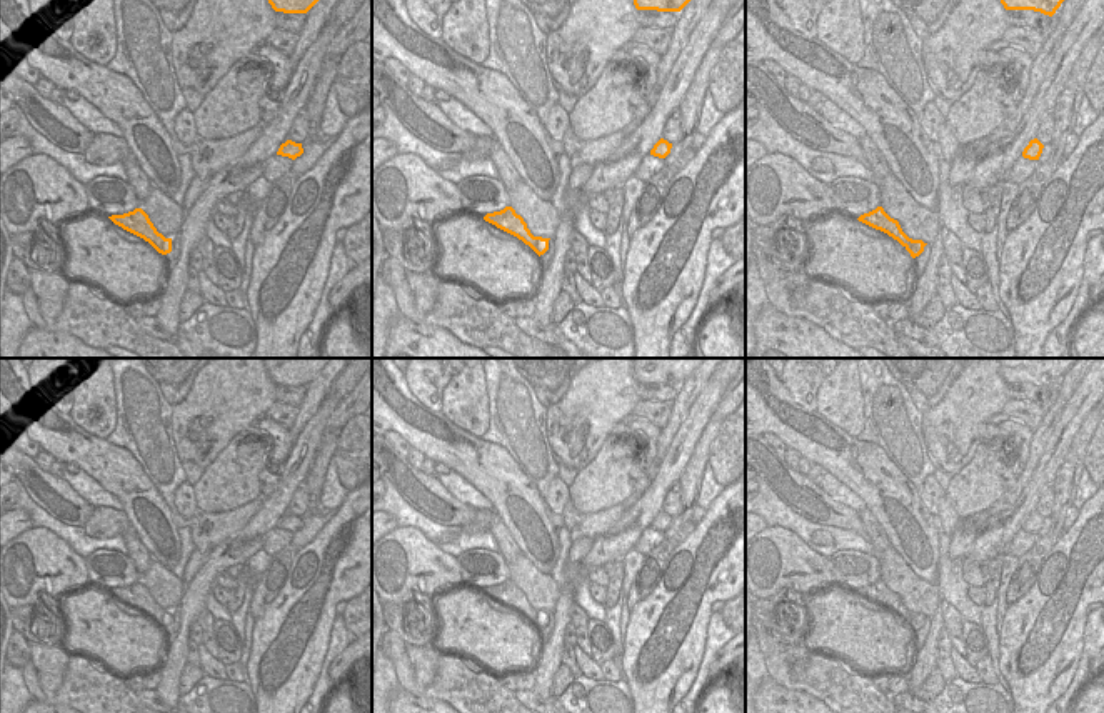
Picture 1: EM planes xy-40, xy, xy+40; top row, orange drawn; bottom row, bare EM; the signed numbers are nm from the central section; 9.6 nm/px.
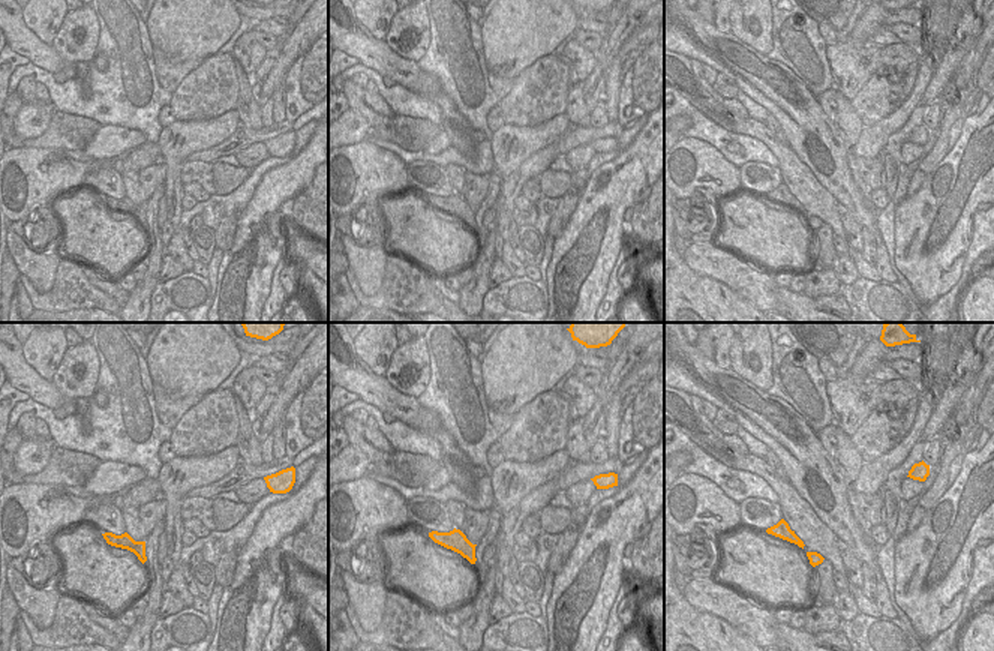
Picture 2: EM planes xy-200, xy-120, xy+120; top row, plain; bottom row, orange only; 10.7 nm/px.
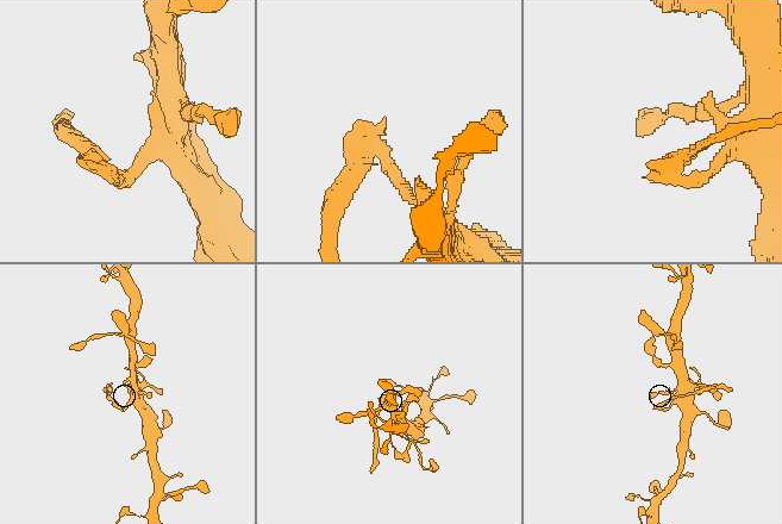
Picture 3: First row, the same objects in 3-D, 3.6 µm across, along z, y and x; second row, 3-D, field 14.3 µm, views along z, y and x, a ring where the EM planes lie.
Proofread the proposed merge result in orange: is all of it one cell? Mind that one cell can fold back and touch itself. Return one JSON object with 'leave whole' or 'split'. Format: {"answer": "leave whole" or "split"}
{"answer": "split"}

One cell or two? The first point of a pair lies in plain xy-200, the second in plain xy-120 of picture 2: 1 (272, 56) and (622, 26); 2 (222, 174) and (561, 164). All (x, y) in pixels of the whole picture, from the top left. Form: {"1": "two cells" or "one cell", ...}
{"1": "one cell", "2": "two cells"}

